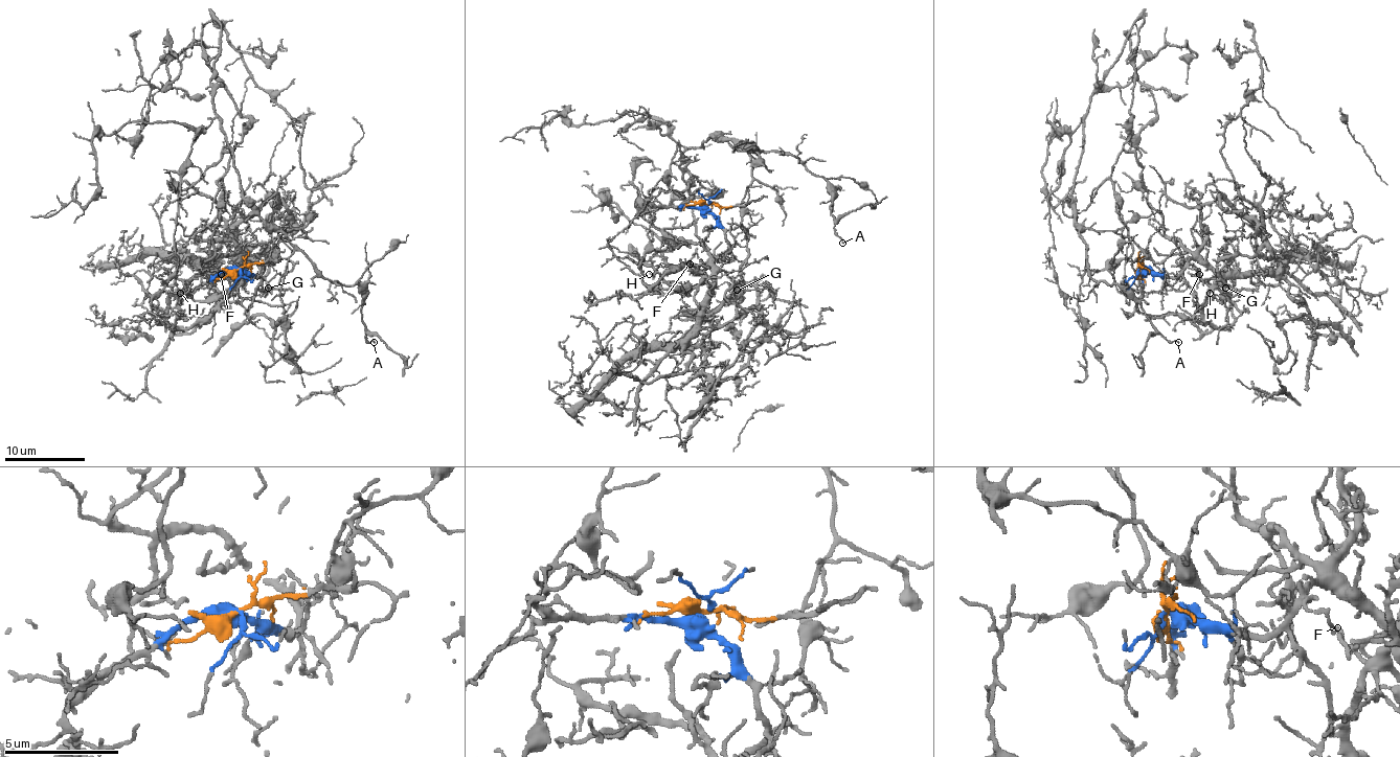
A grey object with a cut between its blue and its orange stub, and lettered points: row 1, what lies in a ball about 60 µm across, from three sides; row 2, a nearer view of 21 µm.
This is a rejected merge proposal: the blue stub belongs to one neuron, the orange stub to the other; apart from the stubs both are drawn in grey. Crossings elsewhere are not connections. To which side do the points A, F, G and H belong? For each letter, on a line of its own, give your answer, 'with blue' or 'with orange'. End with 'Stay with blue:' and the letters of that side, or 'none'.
A: with orange
F: with blue
G: with blue
H: with blue
Stay with blue: F, G, H

